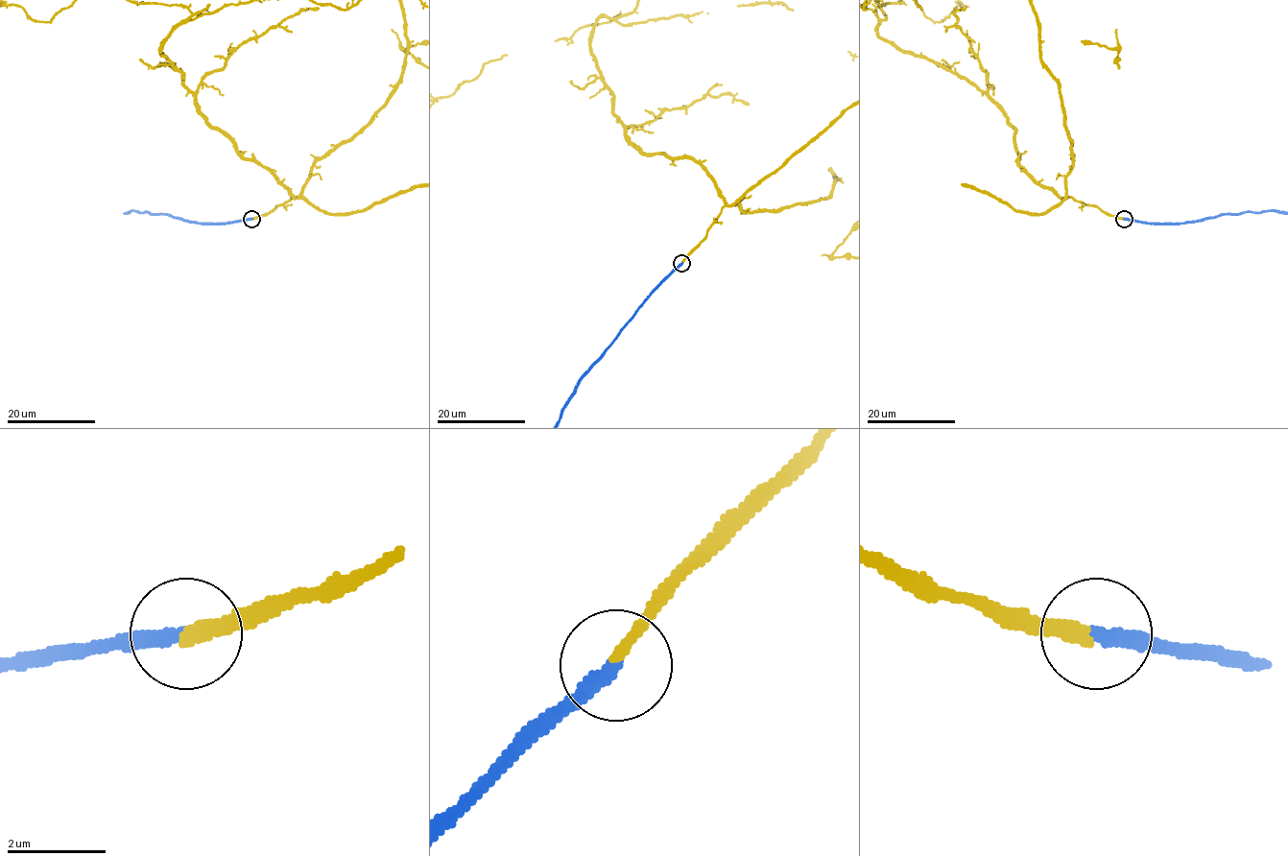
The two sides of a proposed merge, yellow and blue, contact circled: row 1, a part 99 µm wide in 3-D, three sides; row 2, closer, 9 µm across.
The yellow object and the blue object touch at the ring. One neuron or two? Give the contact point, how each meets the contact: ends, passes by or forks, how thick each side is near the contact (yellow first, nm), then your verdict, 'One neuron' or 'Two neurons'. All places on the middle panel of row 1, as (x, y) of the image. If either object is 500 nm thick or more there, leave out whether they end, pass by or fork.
Place: (681, 263). At the ring yellow ends. At the ring blue ends. Thickness 280 nm (yellow) against 280 nm. One neuron

